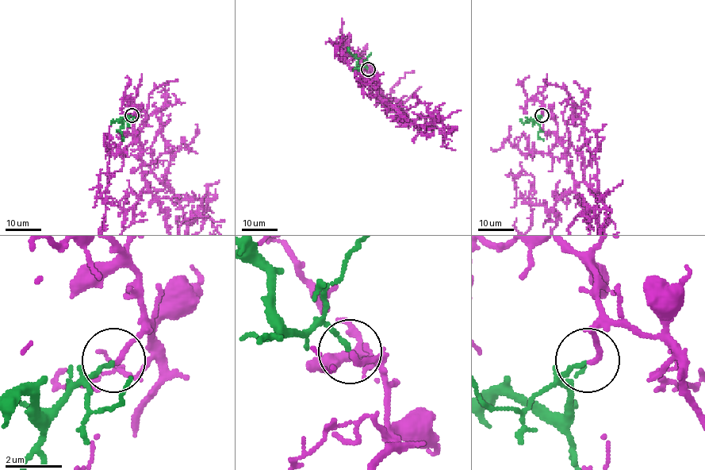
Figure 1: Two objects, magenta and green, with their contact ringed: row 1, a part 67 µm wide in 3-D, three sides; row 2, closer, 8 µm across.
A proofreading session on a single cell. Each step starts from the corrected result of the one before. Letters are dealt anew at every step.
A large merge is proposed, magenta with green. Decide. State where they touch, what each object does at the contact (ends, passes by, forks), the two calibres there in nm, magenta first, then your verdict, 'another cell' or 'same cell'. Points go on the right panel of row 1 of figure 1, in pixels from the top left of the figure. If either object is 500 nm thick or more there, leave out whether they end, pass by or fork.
at (542, 115); magenta ends there; green ends there; 170 nm thick on the magenta side, 140 nm on the other; same cell

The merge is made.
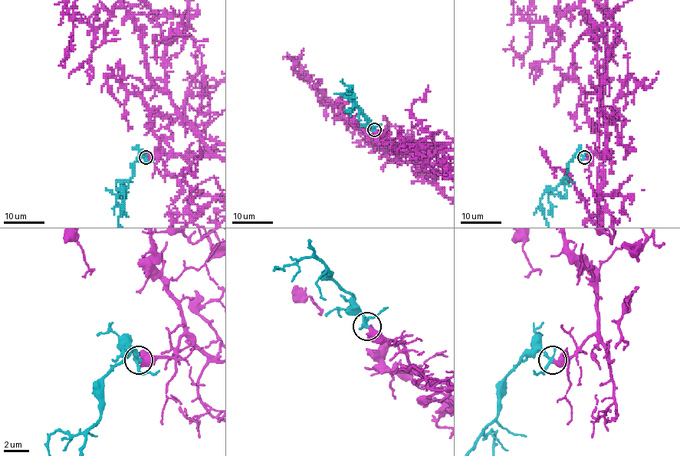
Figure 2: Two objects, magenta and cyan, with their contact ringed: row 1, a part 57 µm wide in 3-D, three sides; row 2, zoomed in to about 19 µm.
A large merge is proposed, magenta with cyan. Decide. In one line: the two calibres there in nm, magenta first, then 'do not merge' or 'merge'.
460/240 nm | merge

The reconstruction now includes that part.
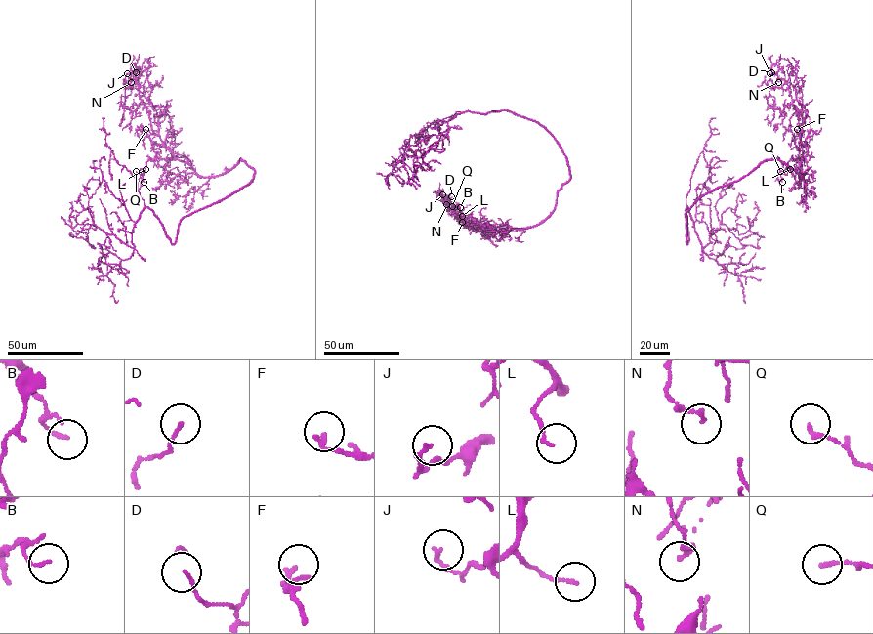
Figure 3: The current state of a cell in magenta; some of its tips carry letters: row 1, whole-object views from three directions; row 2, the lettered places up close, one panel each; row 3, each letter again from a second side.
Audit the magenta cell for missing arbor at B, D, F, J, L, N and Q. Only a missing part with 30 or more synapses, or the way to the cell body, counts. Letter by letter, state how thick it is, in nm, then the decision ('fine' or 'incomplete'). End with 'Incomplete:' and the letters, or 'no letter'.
B: 110 nm | fine
D: 100 nm | fine
F: 160 nm | incomplete
J: 160 nm | fine
L: 120 nm | fine
N: 120 nm | fine
Q: 160 nm | fine
Incomplete: F

